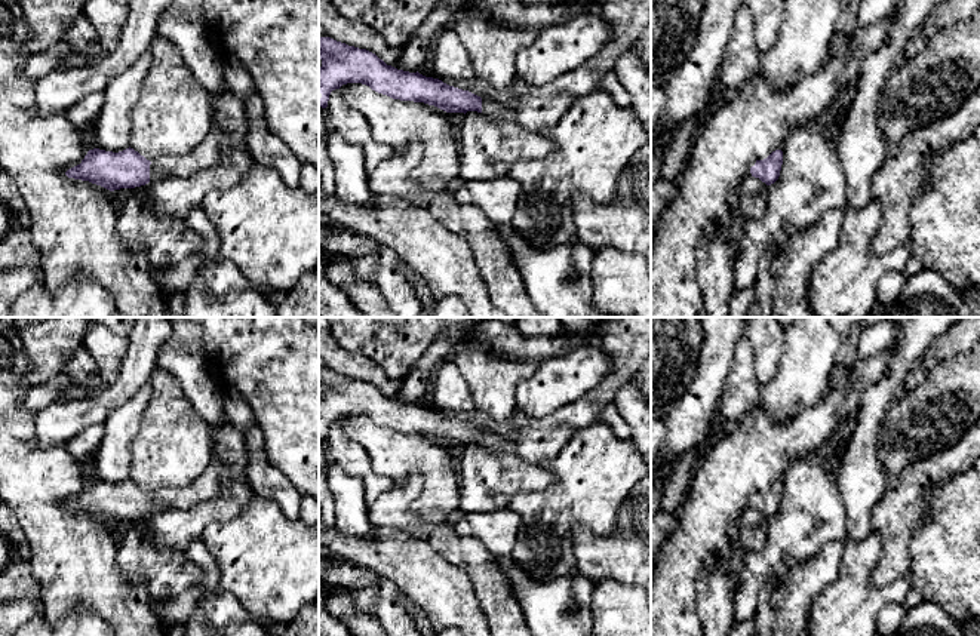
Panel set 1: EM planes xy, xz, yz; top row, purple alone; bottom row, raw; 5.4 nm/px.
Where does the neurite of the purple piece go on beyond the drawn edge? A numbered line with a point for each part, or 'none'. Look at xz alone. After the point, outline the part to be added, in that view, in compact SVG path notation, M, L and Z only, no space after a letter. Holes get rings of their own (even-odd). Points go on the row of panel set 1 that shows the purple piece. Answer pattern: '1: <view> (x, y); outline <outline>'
1: xz (488, 108); outline M482 99L482 114L486 117L514 117L514 111L501 104Z

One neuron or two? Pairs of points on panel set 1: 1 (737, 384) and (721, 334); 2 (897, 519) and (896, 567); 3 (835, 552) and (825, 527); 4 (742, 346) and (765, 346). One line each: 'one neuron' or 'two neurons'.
1: two neurons
2: one neuron
3: two neurons
4: two neurons

